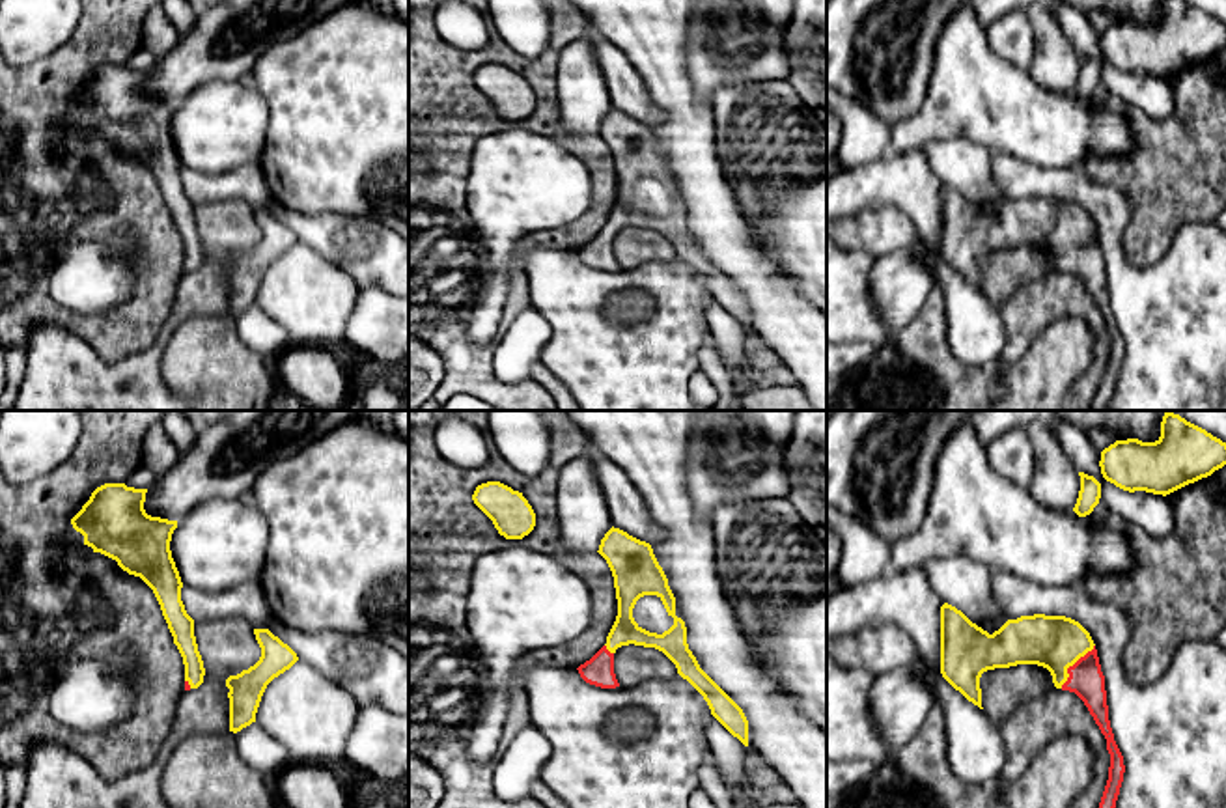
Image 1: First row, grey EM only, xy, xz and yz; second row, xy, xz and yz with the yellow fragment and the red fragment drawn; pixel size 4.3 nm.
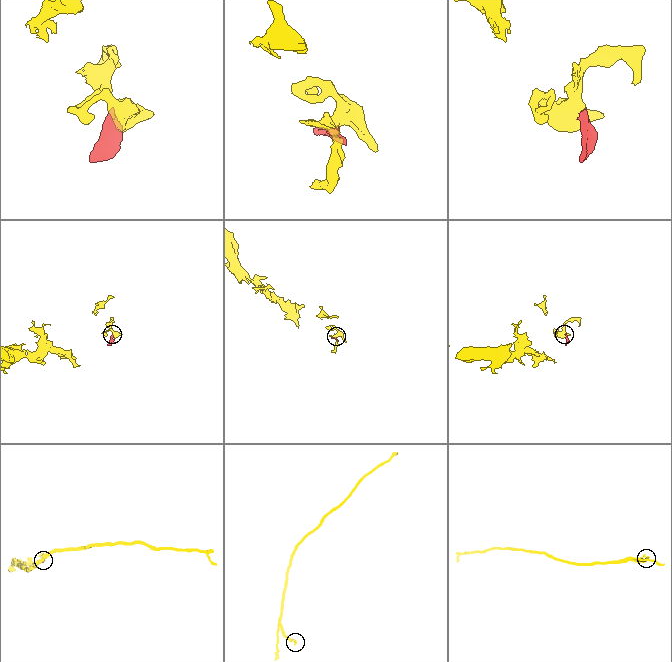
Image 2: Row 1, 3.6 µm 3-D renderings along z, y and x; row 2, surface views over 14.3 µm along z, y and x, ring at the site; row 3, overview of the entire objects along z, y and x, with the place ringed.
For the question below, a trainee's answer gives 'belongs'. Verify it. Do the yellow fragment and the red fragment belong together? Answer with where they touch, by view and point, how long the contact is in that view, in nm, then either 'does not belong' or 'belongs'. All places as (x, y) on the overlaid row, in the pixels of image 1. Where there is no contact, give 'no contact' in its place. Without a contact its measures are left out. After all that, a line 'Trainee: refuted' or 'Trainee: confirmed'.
yz (1072, 665) | 240 nm | belongs
Trainee: confirmed

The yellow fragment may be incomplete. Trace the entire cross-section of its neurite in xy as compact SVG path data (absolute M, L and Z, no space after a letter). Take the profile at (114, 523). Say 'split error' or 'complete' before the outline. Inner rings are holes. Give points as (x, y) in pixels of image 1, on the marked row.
split error; M104 483L97 487L82 509L71 519L73 528L52 545L50 554L62 560L67 552L84 552L88 547L118 562L129 575L140 577L155 593L168 629L174 636L183 664L185 690L203 683L205 668L194 636L194 620L181 601L181 577L172 558L170 541L177 521L151 517L144 509L147 489L127 487L125 483Z

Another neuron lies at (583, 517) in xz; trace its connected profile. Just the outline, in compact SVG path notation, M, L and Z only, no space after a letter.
M590 453L564 465L556 493L558 534L565 552L595 552L612 528Z

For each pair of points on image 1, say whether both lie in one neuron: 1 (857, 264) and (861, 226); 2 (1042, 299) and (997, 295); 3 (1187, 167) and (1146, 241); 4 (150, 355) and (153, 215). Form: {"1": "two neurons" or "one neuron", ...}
{"1": "two neurons", "2": "two neurons", "3": "one neuron", "4": "two neurons"}

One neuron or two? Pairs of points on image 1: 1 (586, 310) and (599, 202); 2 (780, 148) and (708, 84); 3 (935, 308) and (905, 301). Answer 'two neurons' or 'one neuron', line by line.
1: two neurons
2: two neurons
3: two neurons

